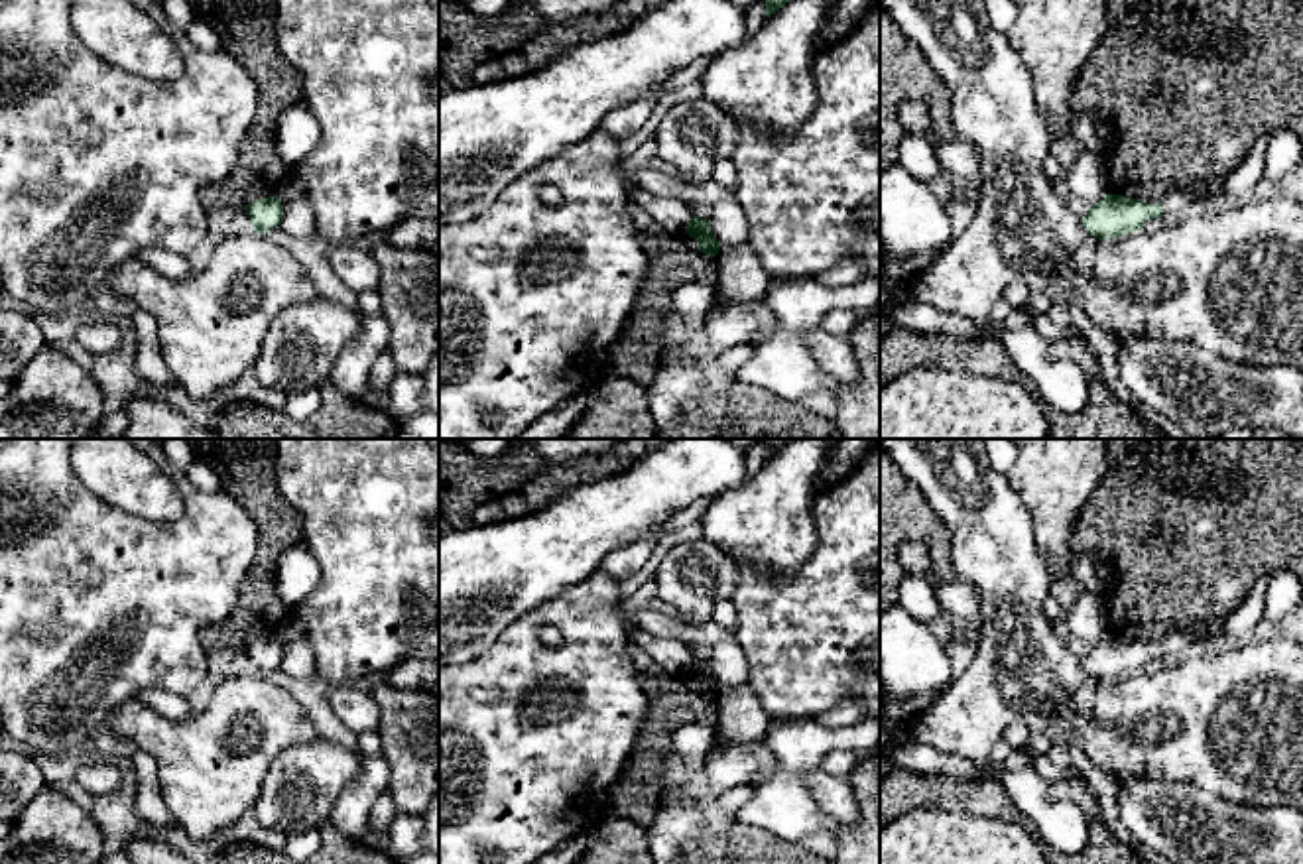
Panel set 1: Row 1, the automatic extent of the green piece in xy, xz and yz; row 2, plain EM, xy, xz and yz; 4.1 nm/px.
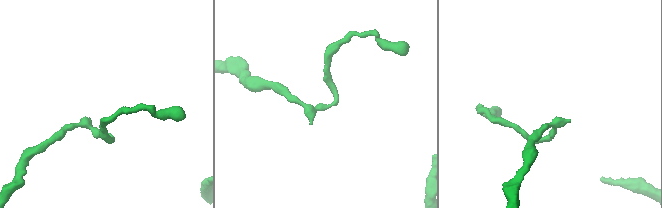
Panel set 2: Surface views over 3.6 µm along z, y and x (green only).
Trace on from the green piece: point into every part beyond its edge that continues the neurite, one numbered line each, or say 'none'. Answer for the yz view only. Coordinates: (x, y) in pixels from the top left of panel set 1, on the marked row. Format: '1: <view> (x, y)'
none

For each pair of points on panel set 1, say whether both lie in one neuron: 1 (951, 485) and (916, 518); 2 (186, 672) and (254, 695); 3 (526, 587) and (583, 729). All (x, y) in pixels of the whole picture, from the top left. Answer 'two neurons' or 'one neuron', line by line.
1: two neurons
2: two neurons
3: two neurons

